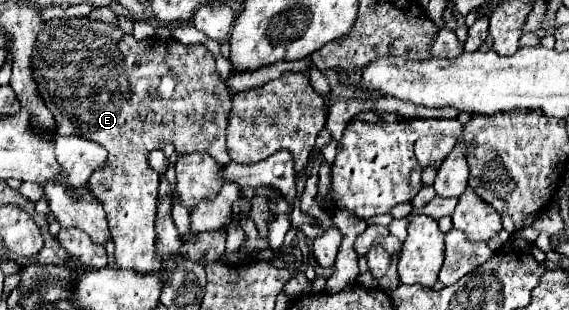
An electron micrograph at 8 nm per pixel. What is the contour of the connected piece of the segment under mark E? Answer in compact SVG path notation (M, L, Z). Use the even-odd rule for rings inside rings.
M53 18L43 24L43 30L37 36L35 50L31 52L31 70L41 98L55 118L59 134L75 134L93 140L109 152L109 164L89 178L89 190L99 198L107 212L119 268L131 268L141 274L157 272L161 268L159 254L155 254L159 173L147 162L149 152L171 142L179 156L205 152L221 166L231 162L225 134L233 98L215 70L213 54L203 44L185 46L175 38L163 40L159 36L151 36L135 40L133 34L123 32L119 26L107 26L99 20ZM145 84L153 92L145 92Z

